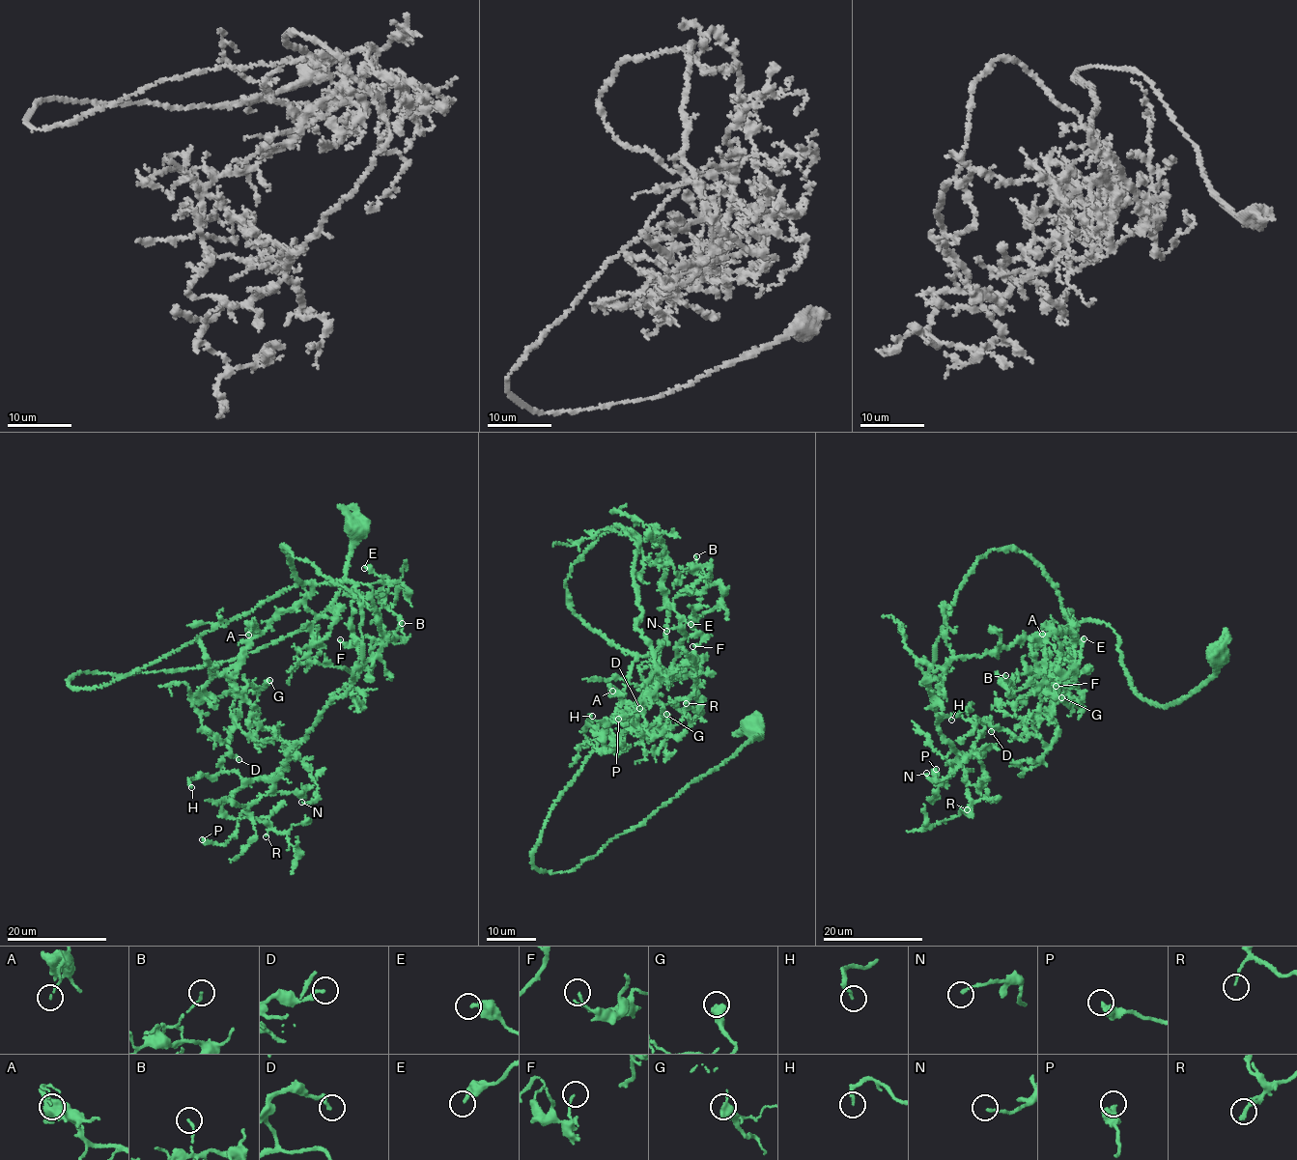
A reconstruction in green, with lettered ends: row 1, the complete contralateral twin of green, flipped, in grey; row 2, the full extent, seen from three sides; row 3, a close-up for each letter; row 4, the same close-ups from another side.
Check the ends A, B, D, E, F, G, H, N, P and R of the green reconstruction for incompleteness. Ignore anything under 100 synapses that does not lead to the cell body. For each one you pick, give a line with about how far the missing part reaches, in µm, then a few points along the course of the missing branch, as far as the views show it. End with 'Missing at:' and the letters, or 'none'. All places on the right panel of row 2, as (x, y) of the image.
Missing at: none

